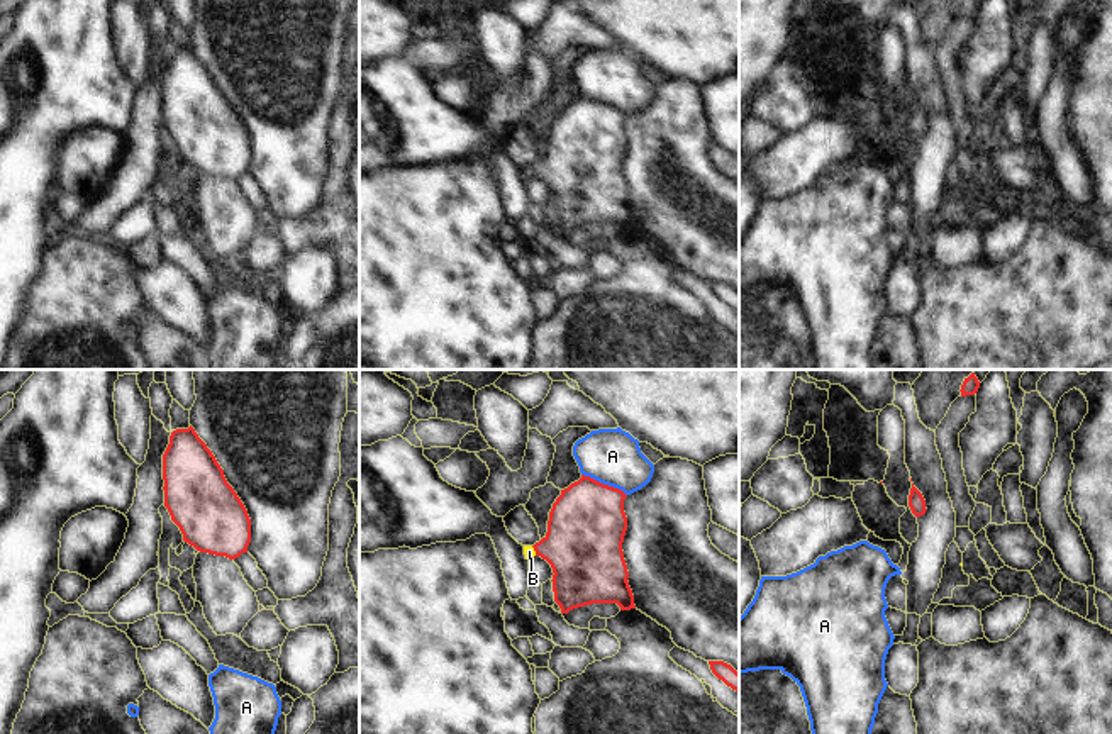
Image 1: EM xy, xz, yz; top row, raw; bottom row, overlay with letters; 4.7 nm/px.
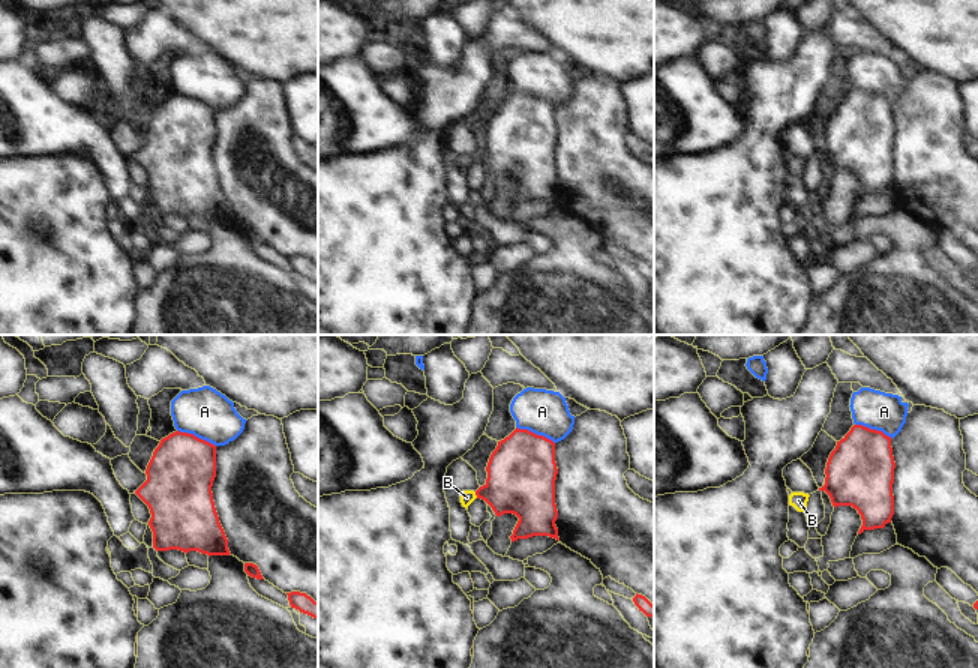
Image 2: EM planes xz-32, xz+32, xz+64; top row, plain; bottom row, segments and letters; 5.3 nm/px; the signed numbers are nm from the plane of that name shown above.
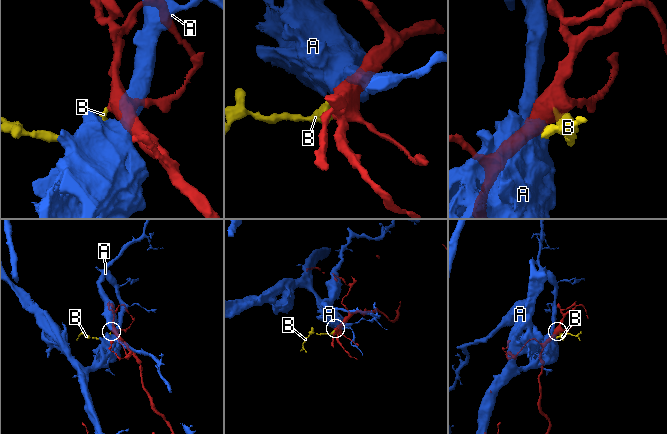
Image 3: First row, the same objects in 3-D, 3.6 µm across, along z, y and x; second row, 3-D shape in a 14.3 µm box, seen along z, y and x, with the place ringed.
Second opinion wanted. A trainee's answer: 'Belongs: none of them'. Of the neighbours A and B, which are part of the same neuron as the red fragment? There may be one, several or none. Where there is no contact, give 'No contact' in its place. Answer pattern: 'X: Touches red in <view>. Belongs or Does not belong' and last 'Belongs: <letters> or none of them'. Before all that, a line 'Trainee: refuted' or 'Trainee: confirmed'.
Trainee: refuted
A: Touches red in xz. Does not belong
B: Touches red in xz. Belongs
Belongs: B

